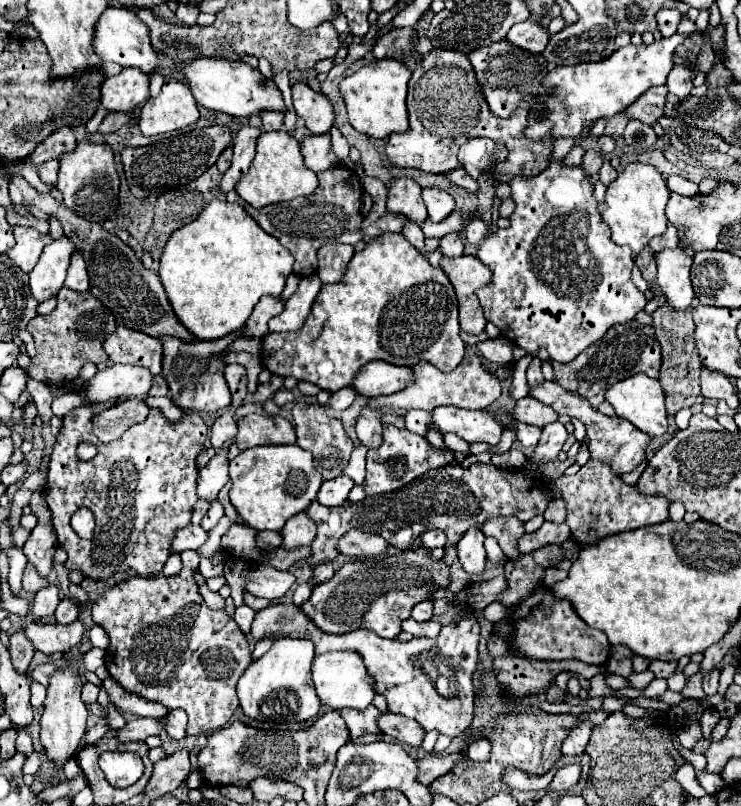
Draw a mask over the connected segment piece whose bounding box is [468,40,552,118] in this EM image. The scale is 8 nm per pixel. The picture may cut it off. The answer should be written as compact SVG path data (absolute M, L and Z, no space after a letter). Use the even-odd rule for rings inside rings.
M498 40L488 48L476 48L476 52L468 54L468 58L476 70L476 80L482 86L482 92L490 104L490 110L500 118L508 118L516 110L518 100L522 100L522 96L526 94L552 92L552 88L544 88L540 84L540 80L550 70L550 64L544 60L544 56L516 48L508 40Z

